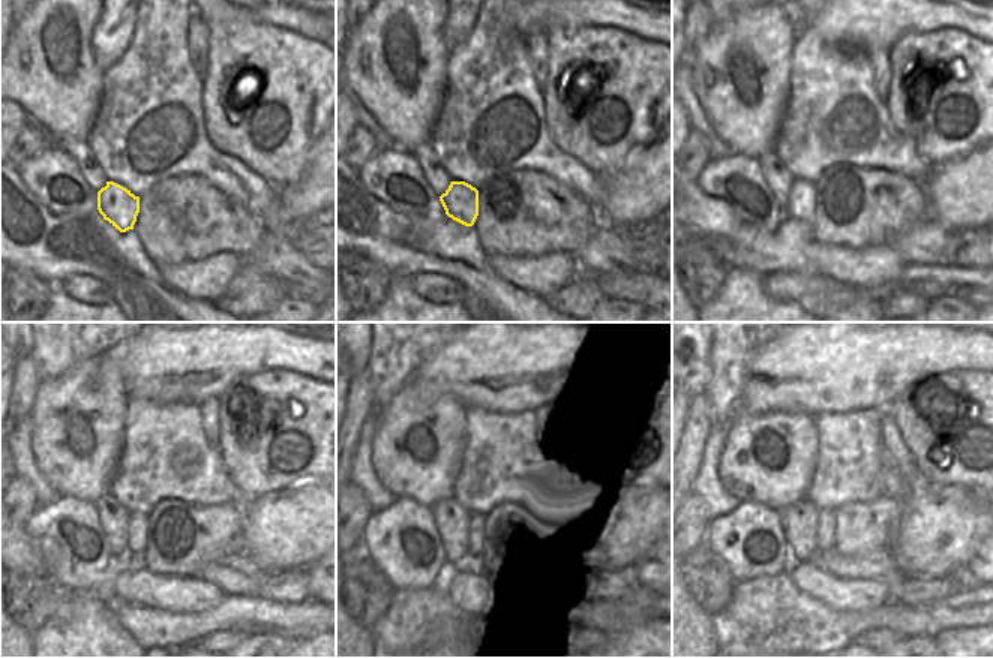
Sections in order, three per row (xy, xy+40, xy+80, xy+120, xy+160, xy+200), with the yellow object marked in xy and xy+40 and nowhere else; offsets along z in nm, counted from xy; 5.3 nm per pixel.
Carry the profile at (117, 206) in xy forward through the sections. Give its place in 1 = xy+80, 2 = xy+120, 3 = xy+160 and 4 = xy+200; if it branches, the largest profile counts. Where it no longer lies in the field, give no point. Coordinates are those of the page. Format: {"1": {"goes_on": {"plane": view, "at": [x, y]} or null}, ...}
{"1": {"goes_on": {"plane": "xy+80", "at": [801, 195]}}, "2": {"goes_on": {"plane": "xy+120", "at": [138, 522]}}, "3": {"goes_on": {"plane": "xy+160", "at": [476, 519]}}, "4": {"goes_on": {"plane": "xy+200", "at": [827, 517]}}}

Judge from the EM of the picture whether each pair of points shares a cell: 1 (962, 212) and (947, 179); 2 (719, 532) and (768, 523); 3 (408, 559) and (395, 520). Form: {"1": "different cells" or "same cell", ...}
{"1": "same cell", "2": "same cell", "3": "same cell"}

